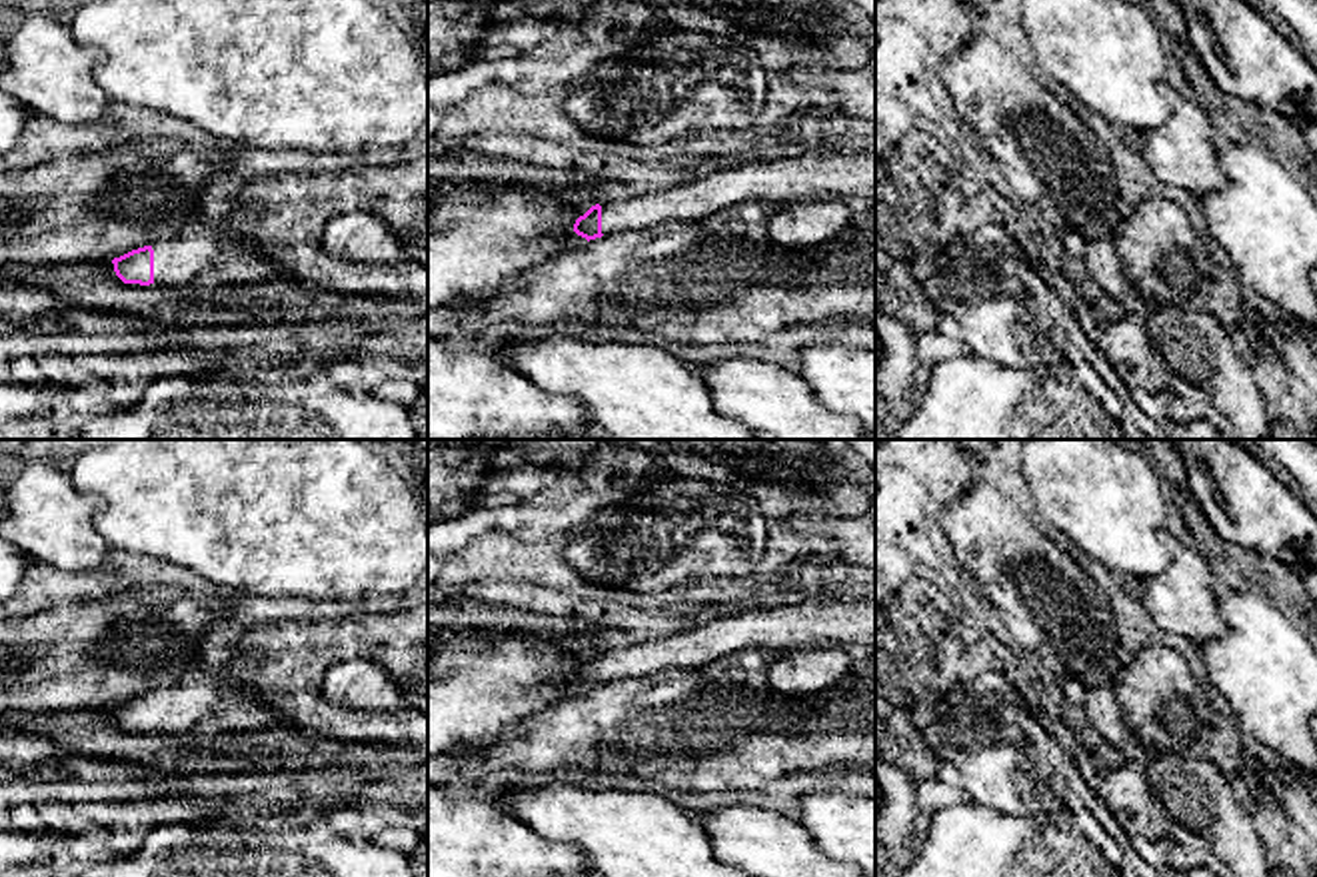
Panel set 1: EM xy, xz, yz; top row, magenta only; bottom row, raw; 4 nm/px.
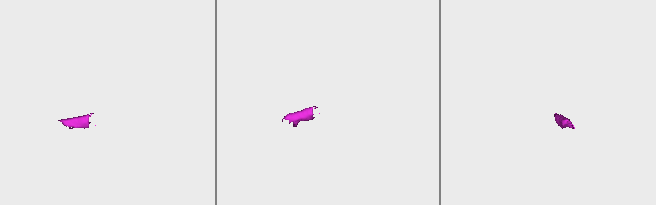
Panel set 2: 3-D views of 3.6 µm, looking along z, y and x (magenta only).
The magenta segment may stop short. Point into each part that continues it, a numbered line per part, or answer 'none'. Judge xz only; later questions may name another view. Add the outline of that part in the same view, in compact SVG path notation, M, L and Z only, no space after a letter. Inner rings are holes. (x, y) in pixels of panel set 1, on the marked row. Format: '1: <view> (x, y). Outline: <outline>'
1: xz (818, 172). Outline: M809 148L799 158L741 164L689 184L654 188L640 198L604 204L602 234L699 220L747 200L777 206L821 196L875 204L875 148L859 154Z

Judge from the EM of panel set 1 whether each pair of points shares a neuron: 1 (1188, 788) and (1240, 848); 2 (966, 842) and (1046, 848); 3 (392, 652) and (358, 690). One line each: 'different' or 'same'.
1: same
2: same
3: different

